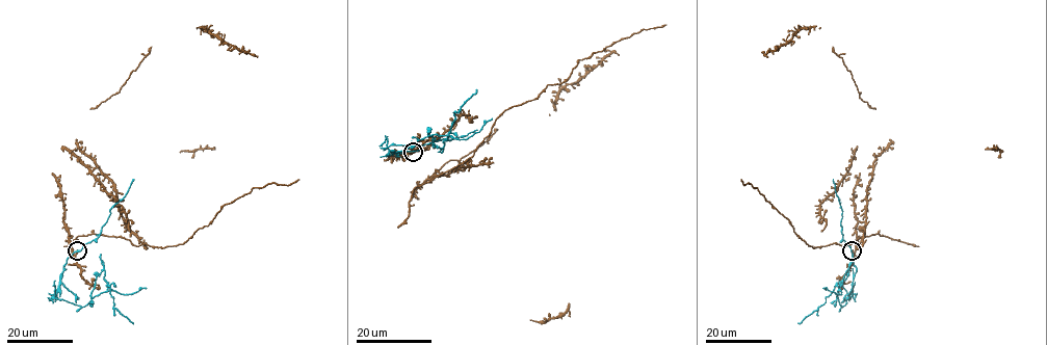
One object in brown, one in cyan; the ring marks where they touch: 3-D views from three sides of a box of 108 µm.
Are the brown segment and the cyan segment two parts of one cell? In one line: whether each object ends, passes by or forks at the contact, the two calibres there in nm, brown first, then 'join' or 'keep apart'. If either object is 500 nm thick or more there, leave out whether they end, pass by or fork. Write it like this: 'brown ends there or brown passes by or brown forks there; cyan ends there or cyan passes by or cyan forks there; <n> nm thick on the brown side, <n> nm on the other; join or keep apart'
brown ends there; cyan passes by; 400 nm thick on the brown side, 280 nm on the other; keep apart

